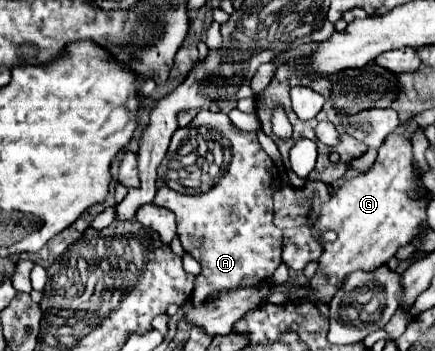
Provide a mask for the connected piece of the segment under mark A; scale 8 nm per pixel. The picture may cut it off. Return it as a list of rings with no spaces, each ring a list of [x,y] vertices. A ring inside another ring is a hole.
[[[201,109],[187,127],[175,131],[167,157],[157,171],[157,195],[153,203],[167,207],[175,213],[181,243],[201,265],[201,273],[195,277],[195,289],[191,299],[193,305],[205,305],[207,297],[215,291],[231,291],[241,285],[253,285],[253,281],[257,283],[259,279],[271,277],[273,271],[279,267],[283,233],[273,223],[273,193],[277,185],[279,171],[271,157],[261,149],[257,135],[235,129],[225,113],[211,113],[207,109]],[[213,143],[221,143],[231,153],[229,165],[221,177],[213,177],[209,173],[211,161],[207,161],[207,167],[199,167],[199,157],[203,157],[203,149],[205,153],[209,149],[213,151]]]

